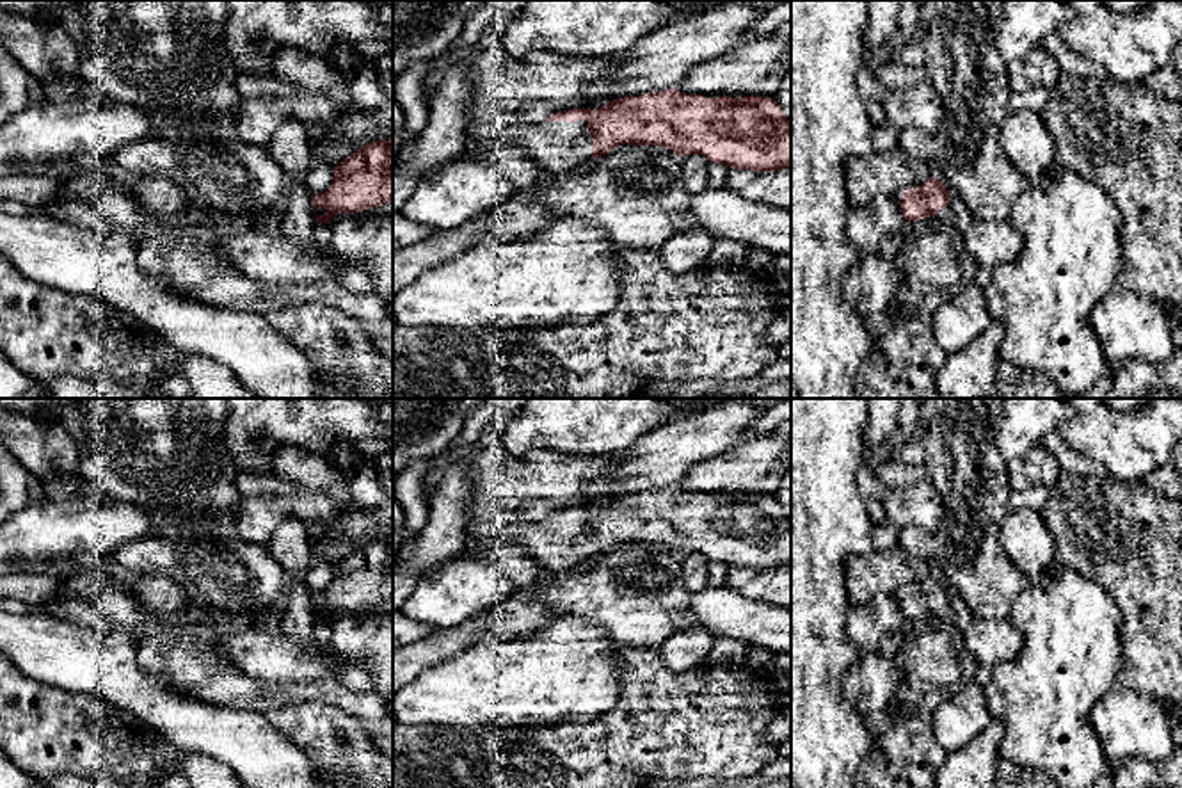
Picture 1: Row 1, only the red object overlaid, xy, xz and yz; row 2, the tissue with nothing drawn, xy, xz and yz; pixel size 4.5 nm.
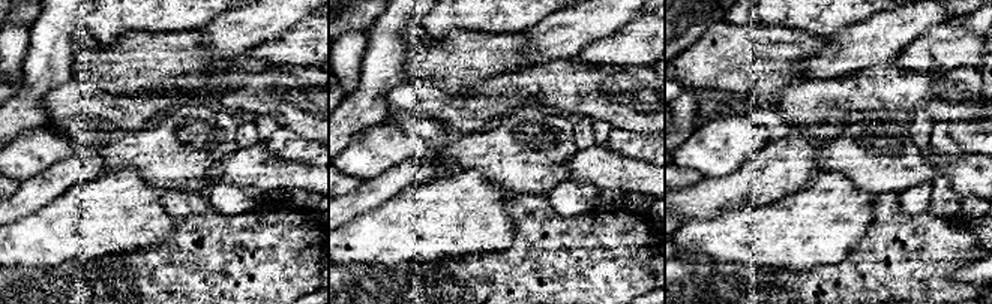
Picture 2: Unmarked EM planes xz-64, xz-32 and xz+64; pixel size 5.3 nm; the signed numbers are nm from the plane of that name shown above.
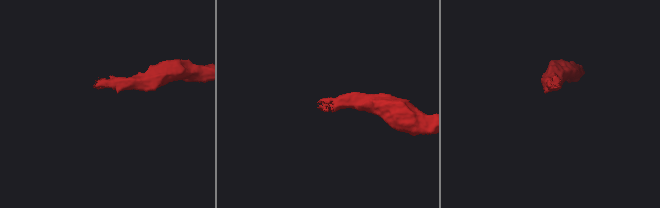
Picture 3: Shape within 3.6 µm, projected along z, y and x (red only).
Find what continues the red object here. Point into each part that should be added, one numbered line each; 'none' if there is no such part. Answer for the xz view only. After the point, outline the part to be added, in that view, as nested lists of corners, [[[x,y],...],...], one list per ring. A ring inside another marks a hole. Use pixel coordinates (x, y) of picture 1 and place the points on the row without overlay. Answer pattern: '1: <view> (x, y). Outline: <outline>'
1: xz (557, 546). Outline: [[[585,518],[540,523],[469,519],[466,535],[515,546],[523,564],[540,575],[565,575],[592,557],[592,532]]]

